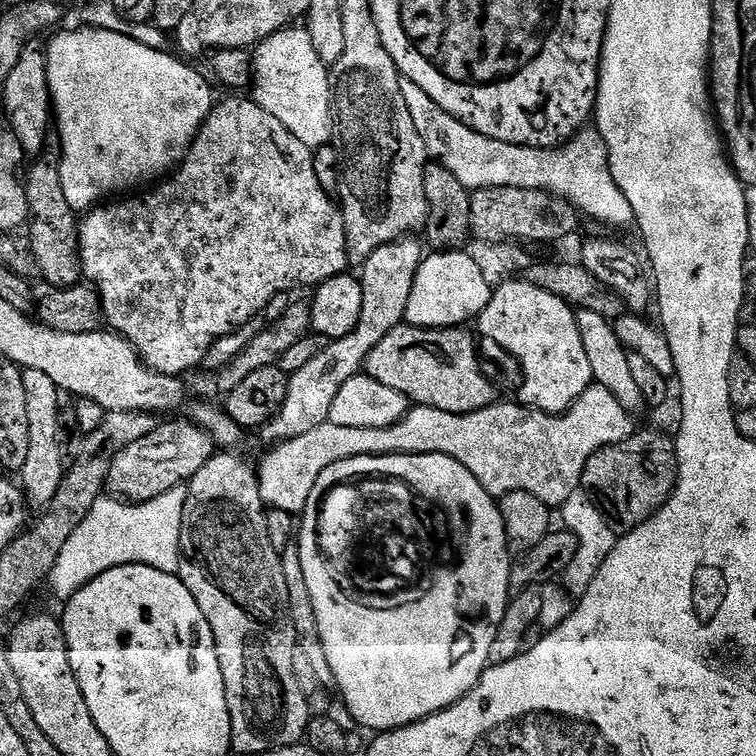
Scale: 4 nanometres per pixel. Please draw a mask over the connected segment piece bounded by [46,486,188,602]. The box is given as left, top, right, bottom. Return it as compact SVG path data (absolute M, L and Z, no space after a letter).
M181 486L174 490L166 490L158 498L146 501L145 504L125 502L120 498L101 498L86 514L82 526L70 534L70 542L62 546L62 554L58 554L58 562L54 562L52 572L46 581L52 587L54 595L60 602L66 602L82 586L86 586L94 578L106 574L106 570L117 568L123 564L145 564L154 570L162 570L173 574L180 571L180 531L182 530L182 510L188 497L187 487Z

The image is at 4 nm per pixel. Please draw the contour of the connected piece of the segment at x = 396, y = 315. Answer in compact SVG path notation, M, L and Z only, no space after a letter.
M405 238L374 250L374 254L370 254L370 258L364 261L364 276L359 277L364 301L358 326L341 340L331 341L328 348L318 354L318 358L313 358L307 366L302 366L302 370L288 377L286 402L282 402L280 413L262 429L262 435L272 440L268 442L298 438L298 434L306 434L314 430L314 426L328 423L330 406L334 406L334 397L338 395L338 390L342 390L342 386L346 386L350 378L361 375L370 350L374 350L374 346L378 346L378 342L382 342L386 334L405 323L406 302L410 302L410 290L414 290L414 278L425 255L425 249L420 249L416 238Z

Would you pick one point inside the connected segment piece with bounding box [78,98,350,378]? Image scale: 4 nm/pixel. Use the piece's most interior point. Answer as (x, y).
(243, 218)

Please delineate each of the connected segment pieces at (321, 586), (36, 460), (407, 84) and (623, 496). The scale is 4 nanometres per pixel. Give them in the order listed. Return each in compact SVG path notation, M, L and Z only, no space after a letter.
M422 454L421 456L359 456L342 462L334 462L336 468L398 468L398 476L404 480L412 480L420 492L428 492L432 500L440 500L440 504L448 504L452 512L464 512L468 516L468 532L348 532L344 538L332 538L332 548L322 548L318 556L300 556L302 558L302 574L308 570L334 570L336 576L306 576L306 586L310 589L310 598L314 598L314 614L318 614L318 634L322 638L322 646L326 646L326 658L330 662L330 670L334 670L336 688L348 707L348 712L364 728L373 728L373 733L392 732L396 728L405 728L417 724L427 716L438 714L450 706L454 706L482 678L482 674L489 668L490 646L494 642L494 634L498 634L498 626L502 626L502 614L506 614L510 599L510 585L512 583L513 561L508 560L510 549L506 530L502 522L499 503L485 488L462 466L462 462L454 462L446 454Z
M23 369L26 386L26 418L30 418L30 450L26 450L26 466L18 474L19 483L29 505L43 506L48 504L54 494L58 494L58 486L62 486L62 478L66 471L66 459L60 453L56 443L60 440L60 399L62 393L56 383L42 370Z
M401 76L402 98L406 98L406 107L410 110L410 118L414 118L414 130L422 138L426 146L429 157L433 161L439 162L462 182L470 190L478 188L521 188L522 190L540 190L549 192L552 196L559 196L560 199L570 202L585 217L597 220L600 224L609 224L612 228L624 228L635 225L634 210L630 210L630 202L626 202L626 194L618 190L618 182L614 182L614 174L610 174L610 158L608 157L608 147L602 138L602 134L595 130L581 131L579 136L569 140L568 143L560 145L558 148L523 148L517 144L507 144L498 142L494 138L486 138L478 134L470 126L458 122L426 90L414 86L410 78Z
M644 432L641 436L640 433L633 434L628 440L598 450L590 458L590 462L586 462L580 488L587 492L617 525L625 524L623 527L631 530L645 524L658 510L662 510L662 506L676 489L676 446L673 437L663 436L660 432Z

